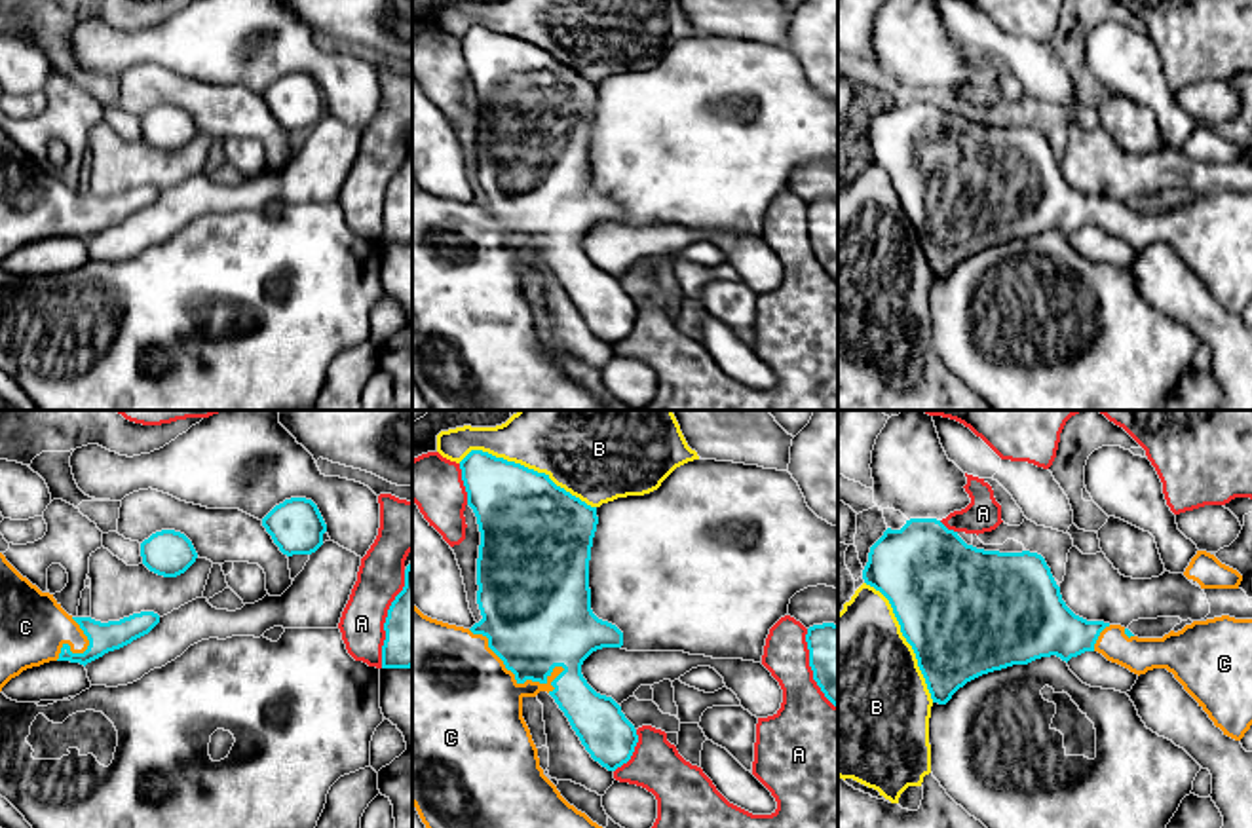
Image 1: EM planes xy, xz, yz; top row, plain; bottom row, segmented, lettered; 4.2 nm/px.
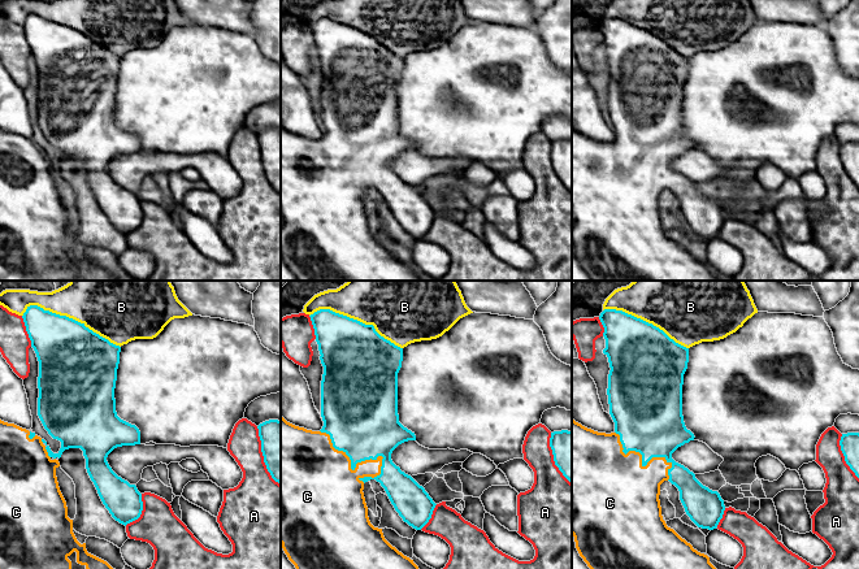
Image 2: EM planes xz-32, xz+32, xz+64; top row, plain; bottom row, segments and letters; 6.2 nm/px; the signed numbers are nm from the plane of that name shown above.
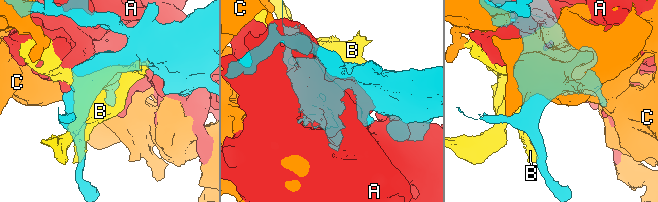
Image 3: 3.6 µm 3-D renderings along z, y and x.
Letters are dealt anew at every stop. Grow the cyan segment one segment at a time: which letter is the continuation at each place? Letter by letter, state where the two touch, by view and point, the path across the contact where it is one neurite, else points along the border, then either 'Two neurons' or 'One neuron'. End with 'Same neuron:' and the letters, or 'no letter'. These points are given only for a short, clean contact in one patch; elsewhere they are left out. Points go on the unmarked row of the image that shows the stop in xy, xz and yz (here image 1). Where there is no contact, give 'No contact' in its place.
A: Touches cyan at xz (633, 325). Two neurons
B: Touches cyan at xz (527, 42). Two neurons
C: Touches cyan at xz (508, 244). One neuron
Same neuron: C

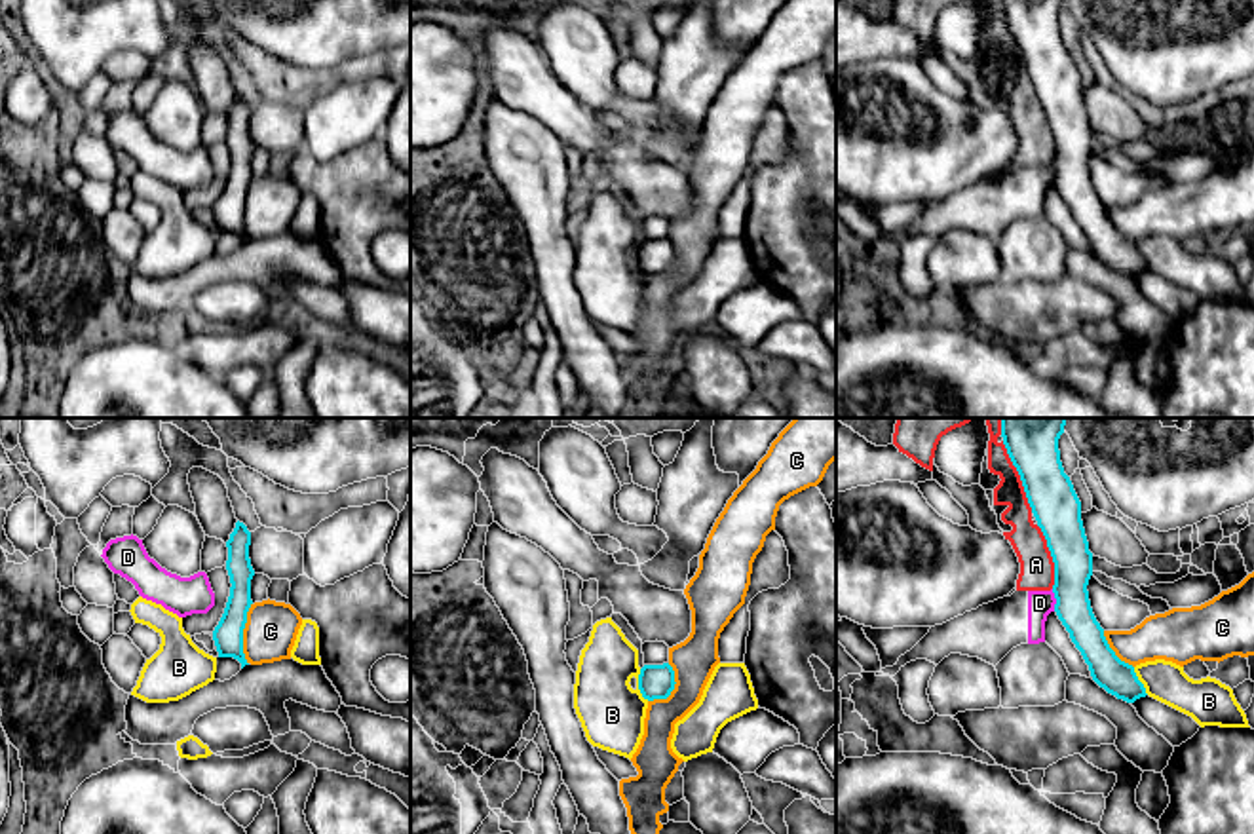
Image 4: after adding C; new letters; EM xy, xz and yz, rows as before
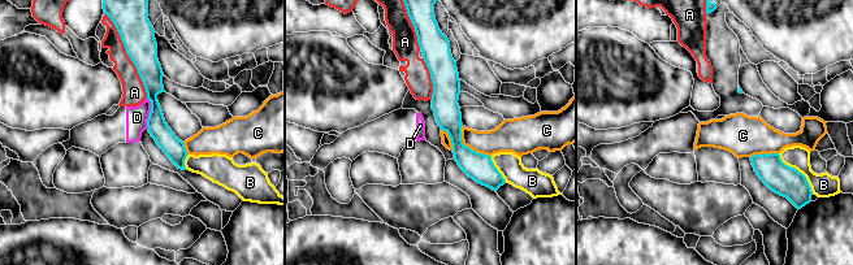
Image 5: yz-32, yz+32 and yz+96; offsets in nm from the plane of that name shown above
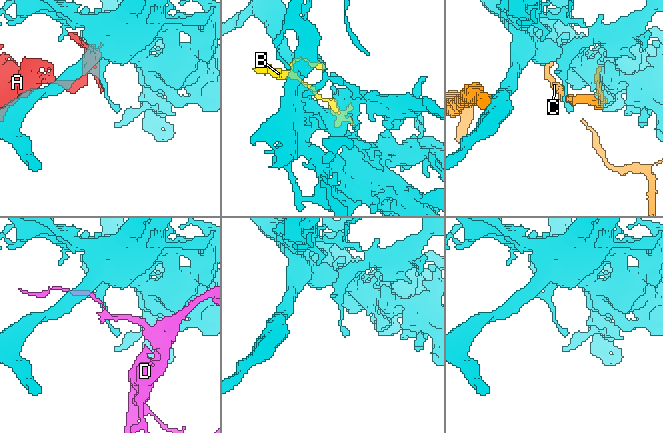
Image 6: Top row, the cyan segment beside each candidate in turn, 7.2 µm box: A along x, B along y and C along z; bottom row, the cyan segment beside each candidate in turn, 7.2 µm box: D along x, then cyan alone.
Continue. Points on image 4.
A: Touches cyan at yz (1021, 52). Two neurons
B: Touches cyan at xz (639, 261). Two neurons
C: Touches cyan at xy (242, 208). Two neurons
D: Touches cyan at yz (1057, 175). Boundary: yz (1051, 164), (1055, 185). Two neurons
Same neuron: no letter

